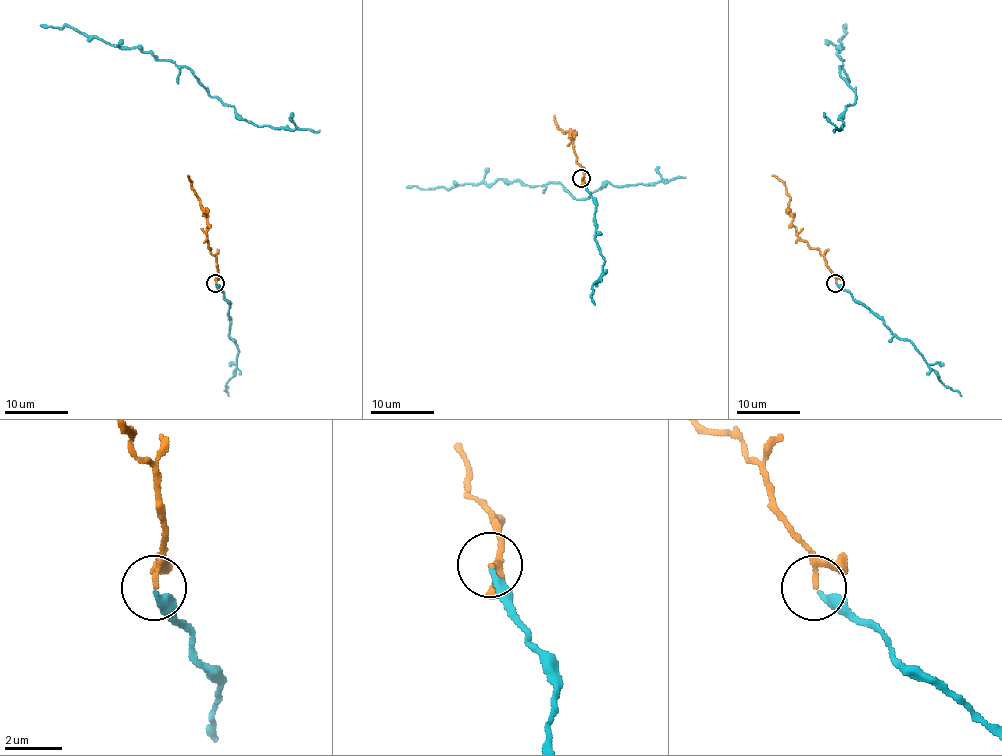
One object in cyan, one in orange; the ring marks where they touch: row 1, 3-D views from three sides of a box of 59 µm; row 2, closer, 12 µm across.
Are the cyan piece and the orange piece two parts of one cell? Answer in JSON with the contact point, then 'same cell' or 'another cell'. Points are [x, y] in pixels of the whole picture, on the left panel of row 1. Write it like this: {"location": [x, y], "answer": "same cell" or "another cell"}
{"location": [215, 283], "answer": "same cell"}

